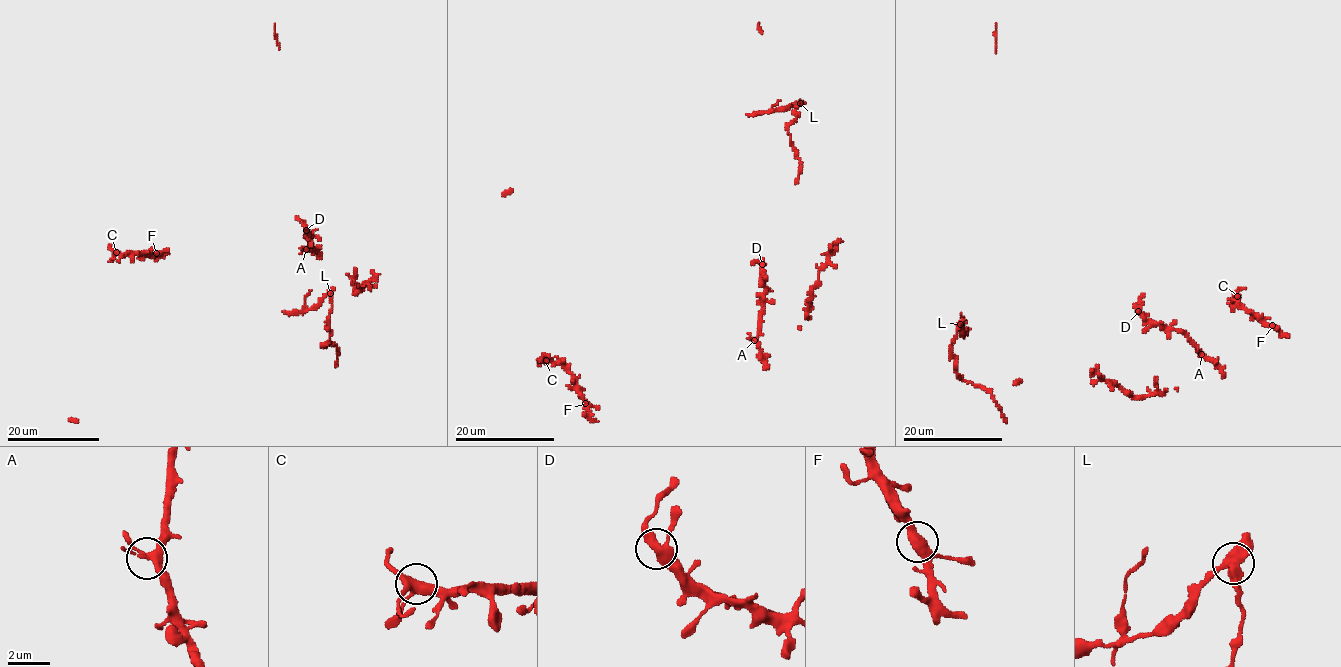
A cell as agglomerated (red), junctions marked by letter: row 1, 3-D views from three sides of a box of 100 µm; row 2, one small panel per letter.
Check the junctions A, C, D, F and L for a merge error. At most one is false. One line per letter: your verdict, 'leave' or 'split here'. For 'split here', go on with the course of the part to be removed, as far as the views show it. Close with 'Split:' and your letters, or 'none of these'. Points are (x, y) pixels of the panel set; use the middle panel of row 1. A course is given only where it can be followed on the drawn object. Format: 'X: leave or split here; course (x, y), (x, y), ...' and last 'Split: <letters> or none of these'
A: leave
C: leave
D: leave
F: leave
L: split here; course (799, 103), (769, 112), (745, 115)
Split: L

